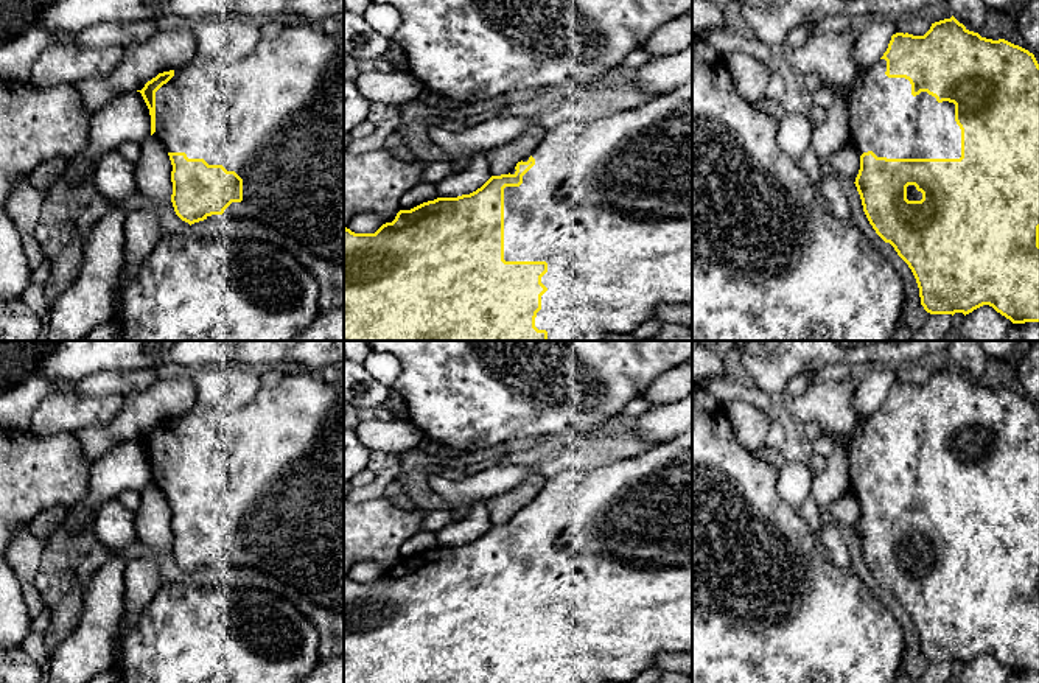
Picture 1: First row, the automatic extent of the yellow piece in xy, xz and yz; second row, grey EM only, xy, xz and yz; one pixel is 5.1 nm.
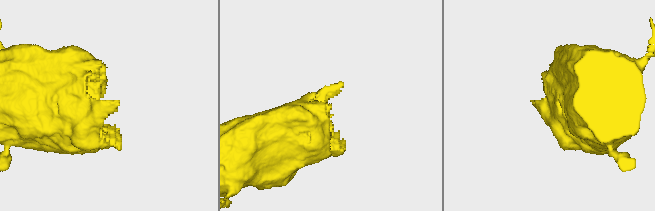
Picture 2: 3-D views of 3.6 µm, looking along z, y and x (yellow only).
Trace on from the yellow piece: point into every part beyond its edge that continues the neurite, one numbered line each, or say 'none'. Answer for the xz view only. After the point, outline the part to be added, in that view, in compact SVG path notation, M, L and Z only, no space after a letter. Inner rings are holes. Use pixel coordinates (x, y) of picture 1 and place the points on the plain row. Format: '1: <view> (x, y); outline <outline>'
1: xz (608, 553); outline M692 428L635 457L594 470L565 470L546 479L541 492L523 510L530 504L535 513L523 524L523 532L504 537L504 608L547 611L547 621L541 625L547 639L541 644L541 658L535 666L538 678L547 683L631 683L663 652L692 653Z

